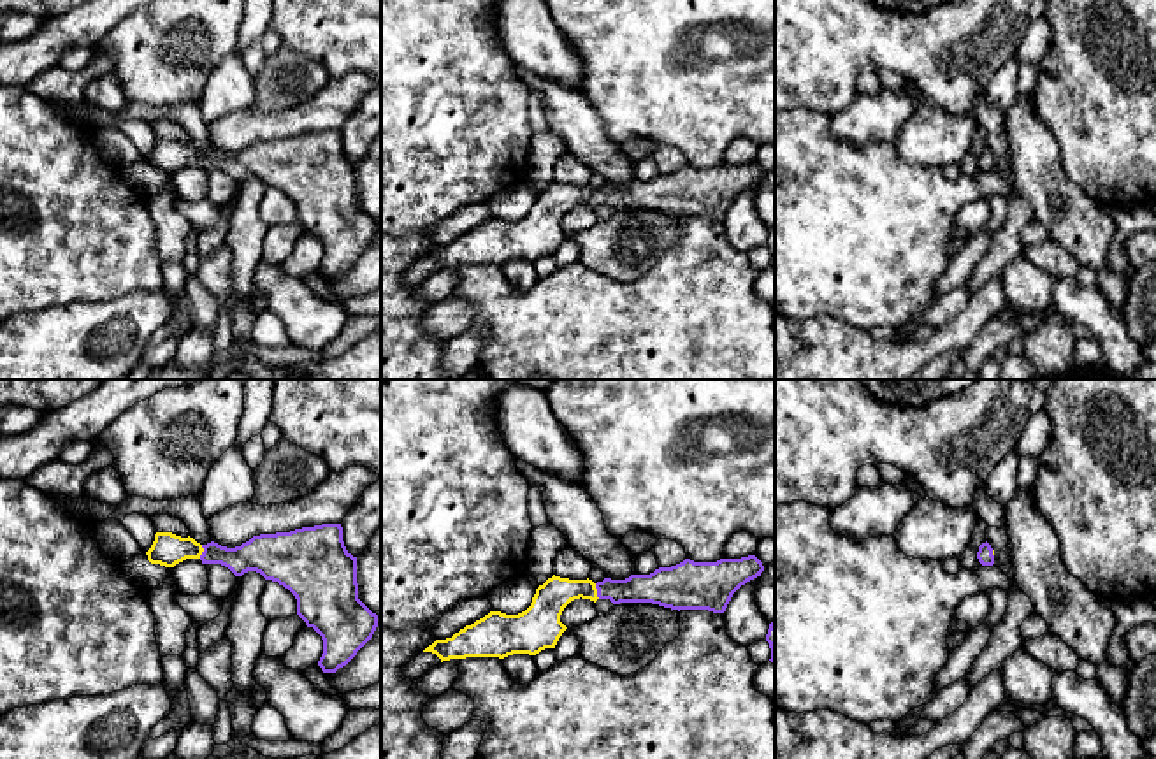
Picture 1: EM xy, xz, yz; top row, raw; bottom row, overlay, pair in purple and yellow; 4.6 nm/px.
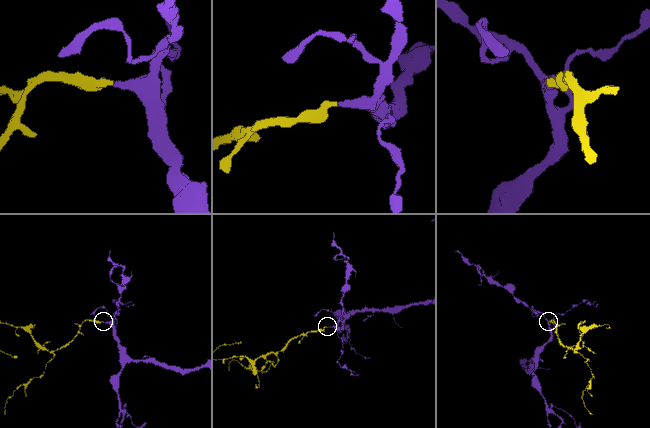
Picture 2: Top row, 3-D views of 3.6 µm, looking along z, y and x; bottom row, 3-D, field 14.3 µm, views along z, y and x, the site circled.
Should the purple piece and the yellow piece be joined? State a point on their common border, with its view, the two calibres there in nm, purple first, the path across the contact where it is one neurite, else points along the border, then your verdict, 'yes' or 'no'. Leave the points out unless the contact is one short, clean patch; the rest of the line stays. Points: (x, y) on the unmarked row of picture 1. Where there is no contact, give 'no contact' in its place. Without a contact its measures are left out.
contact xz (598, 197); calibres 130 and 150 nm; way xz (652, 194), (598, 197), (561, 197), (550, 204); yes

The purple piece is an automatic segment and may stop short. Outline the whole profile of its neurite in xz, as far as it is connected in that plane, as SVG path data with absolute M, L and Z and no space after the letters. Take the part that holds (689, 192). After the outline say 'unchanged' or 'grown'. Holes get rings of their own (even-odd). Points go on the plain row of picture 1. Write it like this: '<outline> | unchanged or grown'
M755 162L741 165L720 165L717 169L694 169L685 165L671 174L659 174L650 181L631 181L625 186L604 184L594 190L592 186L569 186L560 183L548 184L536 195L531 213L518 221L506 221L490 218L471 232L466 232L452 244L436 246L423 258L436 260L441 269L466 264L499 264L504 265L513 260L536 262L545 255L555 255L559 244L567 235L560 228L564 214L574 206L610 206L613 211L620 209L652 209L671 216L708 216L724 220L733 200L747 188L761 183L762 169Z | grown

